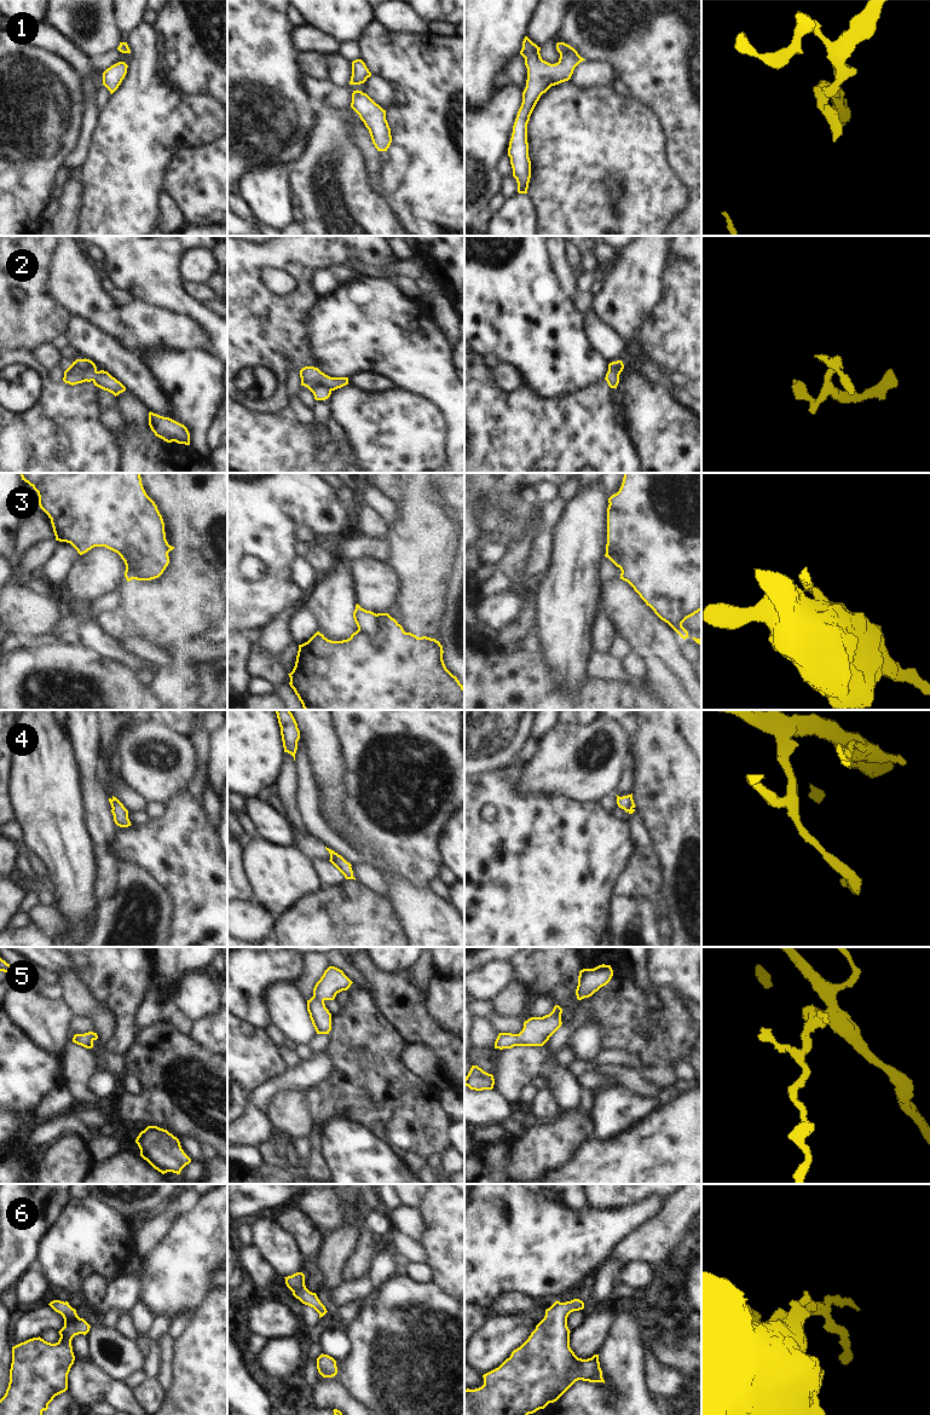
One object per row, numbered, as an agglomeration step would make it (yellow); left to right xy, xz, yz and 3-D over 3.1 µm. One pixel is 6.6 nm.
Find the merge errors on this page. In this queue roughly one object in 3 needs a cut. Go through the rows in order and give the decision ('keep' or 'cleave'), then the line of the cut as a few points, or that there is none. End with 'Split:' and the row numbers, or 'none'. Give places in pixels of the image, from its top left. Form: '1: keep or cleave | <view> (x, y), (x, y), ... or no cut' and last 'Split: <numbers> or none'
1: keep | no cut
2: keep | no cut
3: cleave | xy (127, 546), (132, 547), (139, 555), (139, 572), (134, 578)
4: keep | no cut
5: keep | no cut
6: keep | no cut
Split: 3

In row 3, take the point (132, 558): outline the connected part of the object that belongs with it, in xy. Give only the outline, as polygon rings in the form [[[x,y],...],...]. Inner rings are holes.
[[[127,547],[125,549],[125,558],[123,558],[125,565],[126,565],[126,571],[125,571],[125,577],[127,582],[132,581],[135,578],[135,576],[139,573],[139,561],[140,561],[140,555],[137,551],[137,549]]]

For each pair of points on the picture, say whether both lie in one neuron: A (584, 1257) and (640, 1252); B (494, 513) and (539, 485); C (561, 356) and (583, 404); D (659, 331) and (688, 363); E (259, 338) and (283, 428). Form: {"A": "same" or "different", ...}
{"A": "different", "B": "different", "C": "different", "D": "same", "E": "different"}

